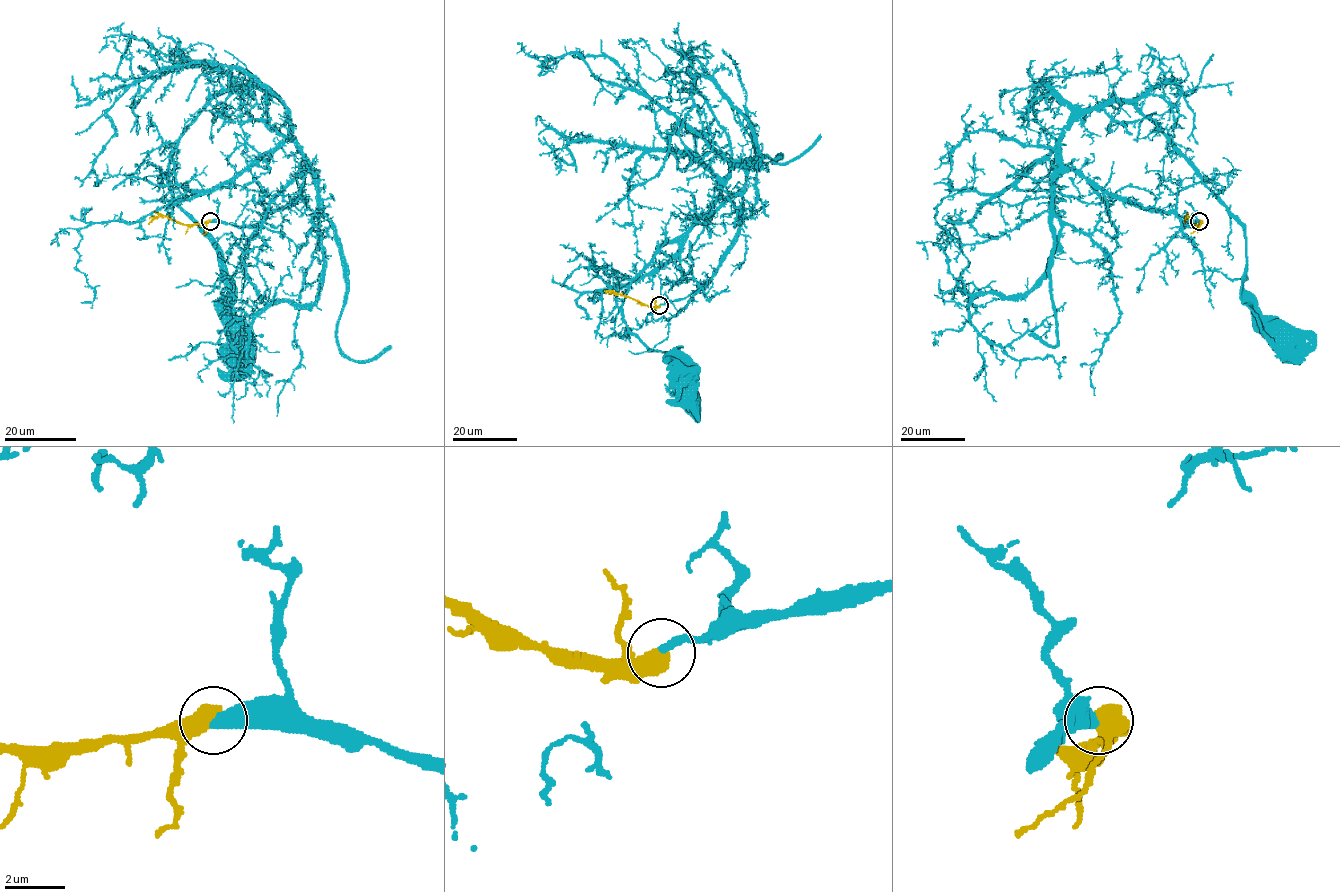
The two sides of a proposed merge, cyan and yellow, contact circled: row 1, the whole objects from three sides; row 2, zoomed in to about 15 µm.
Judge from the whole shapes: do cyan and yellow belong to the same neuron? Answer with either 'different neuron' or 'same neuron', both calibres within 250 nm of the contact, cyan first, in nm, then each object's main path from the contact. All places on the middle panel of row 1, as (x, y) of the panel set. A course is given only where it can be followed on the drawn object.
same neuron | 320/600 nm | cyan via (659, 305), (721, 263), (740, 167), (623, 300), (626, 327), (674, 349), (689, 396) | yellow via (659, 305), (643, 304), (604, 290)

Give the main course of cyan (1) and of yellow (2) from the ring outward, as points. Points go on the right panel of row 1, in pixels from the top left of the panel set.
1: (1199, 221), (1096, 189), (1063, 164), (1061, 132), (1102, 104), (1146, 116), (1243, 228), (1243, 297), (1290, 338)
2: (1199, 221), (1194, 224), (1186, 216), (1184, 224)

